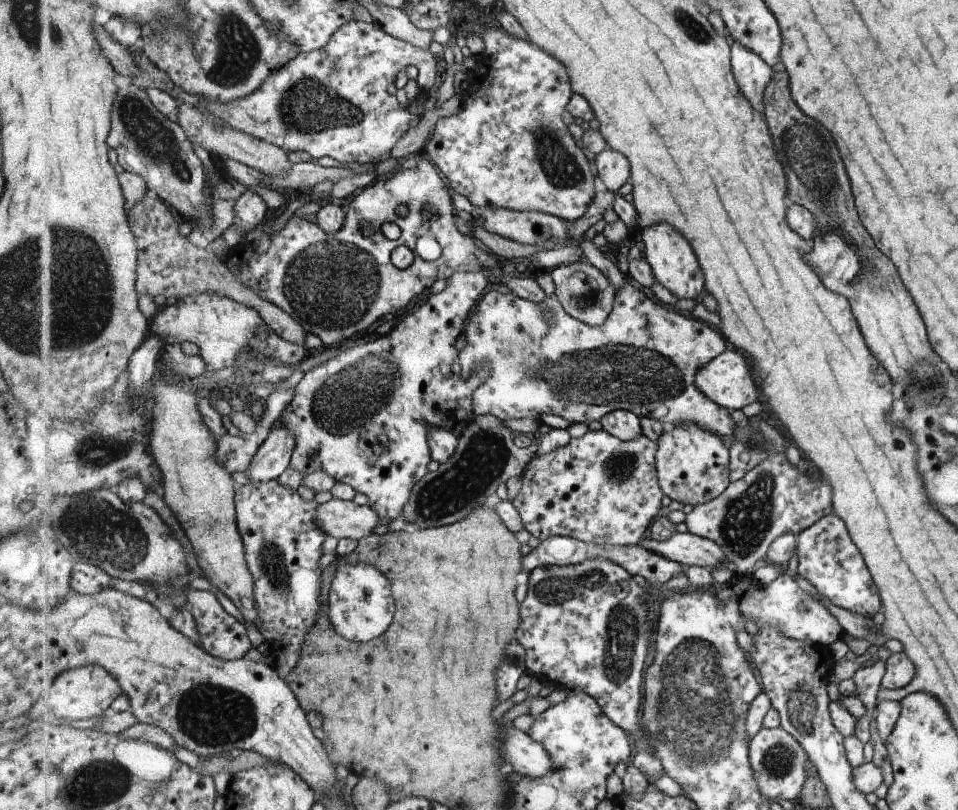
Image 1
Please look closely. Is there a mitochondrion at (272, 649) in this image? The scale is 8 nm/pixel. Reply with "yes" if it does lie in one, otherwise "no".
no

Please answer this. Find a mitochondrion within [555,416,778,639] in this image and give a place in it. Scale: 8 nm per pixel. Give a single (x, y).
(626, 462)

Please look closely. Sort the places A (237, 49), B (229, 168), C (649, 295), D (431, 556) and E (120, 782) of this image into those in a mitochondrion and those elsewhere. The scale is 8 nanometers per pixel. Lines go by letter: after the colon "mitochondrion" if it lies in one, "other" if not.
A: mitochondrion
B: other
C: other
D: other
E: mitochondrion

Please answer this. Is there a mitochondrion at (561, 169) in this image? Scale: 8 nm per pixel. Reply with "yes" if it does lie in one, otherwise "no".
yes

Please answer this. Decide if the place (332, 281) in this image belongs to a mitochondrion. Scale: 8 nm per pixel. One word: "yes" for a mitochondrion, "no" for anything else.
yes

